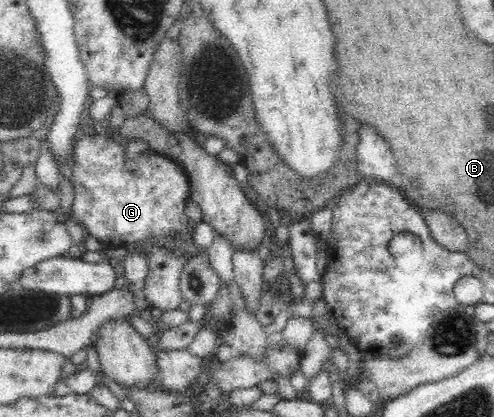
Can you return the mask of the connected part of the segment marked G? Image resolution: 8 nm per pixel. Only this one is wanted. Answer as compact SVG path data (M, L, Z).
M81 136L75 143L75 164L73 164L74 203L71 217L74 218L88 232L106 247L125 247L127 244L141 245L139 251L145 253L149 267L148 274L143 280L143 292L150 308L159 308L162 311L179 309L182 303L180 291L181 273L187 256L178 249L173 249L175 235L186 231L191 221L186 215L186 206L189 205L189 181L179 164L167 160L159 154L145 152L136 160L125 158L126 143L117 136L105 138Z

